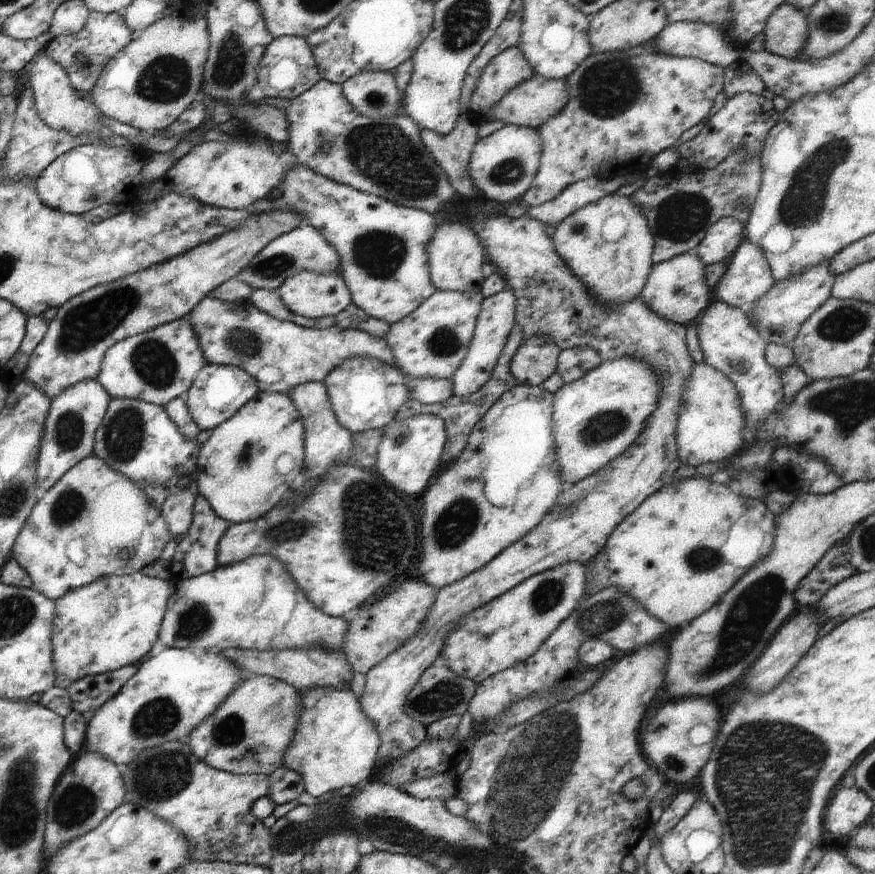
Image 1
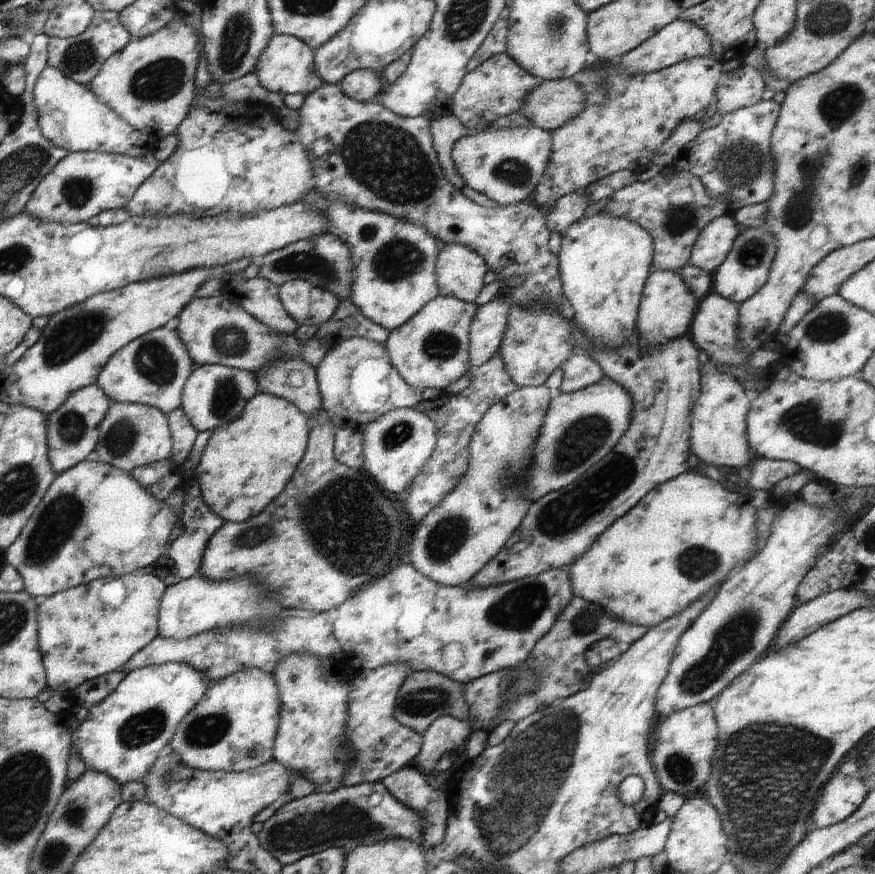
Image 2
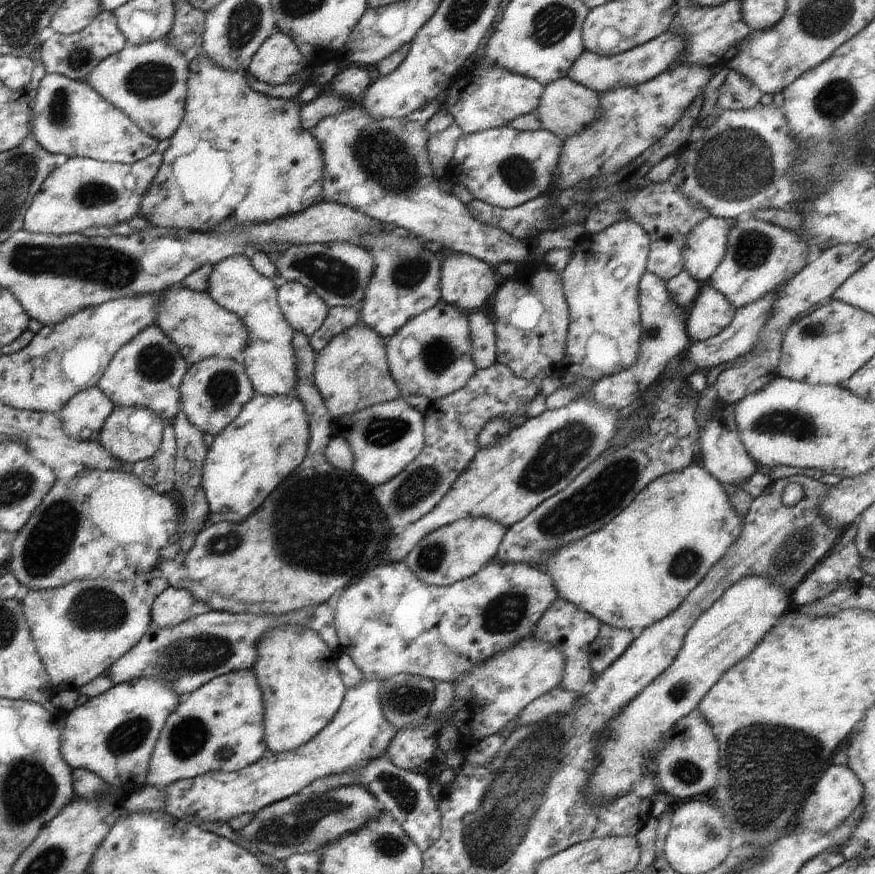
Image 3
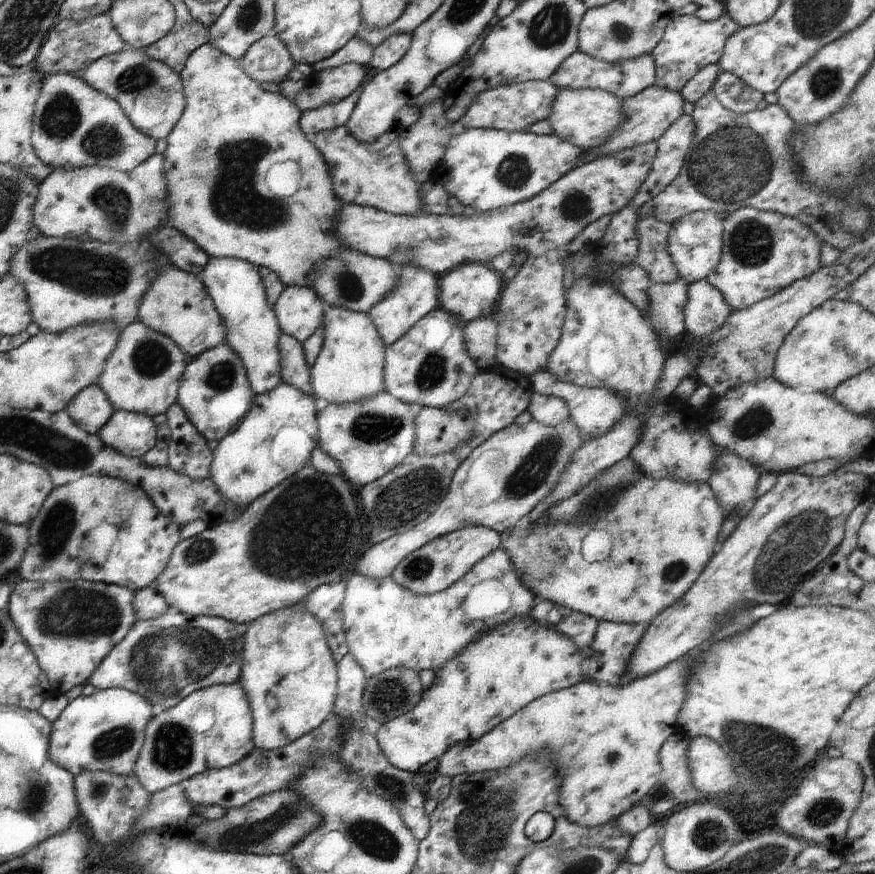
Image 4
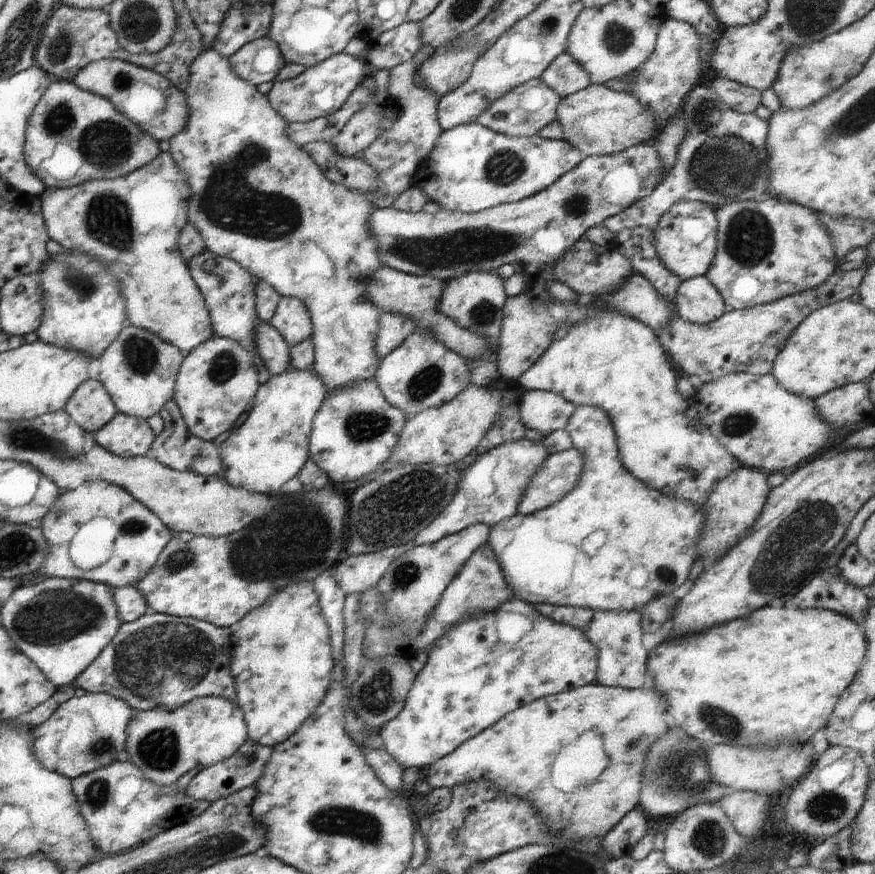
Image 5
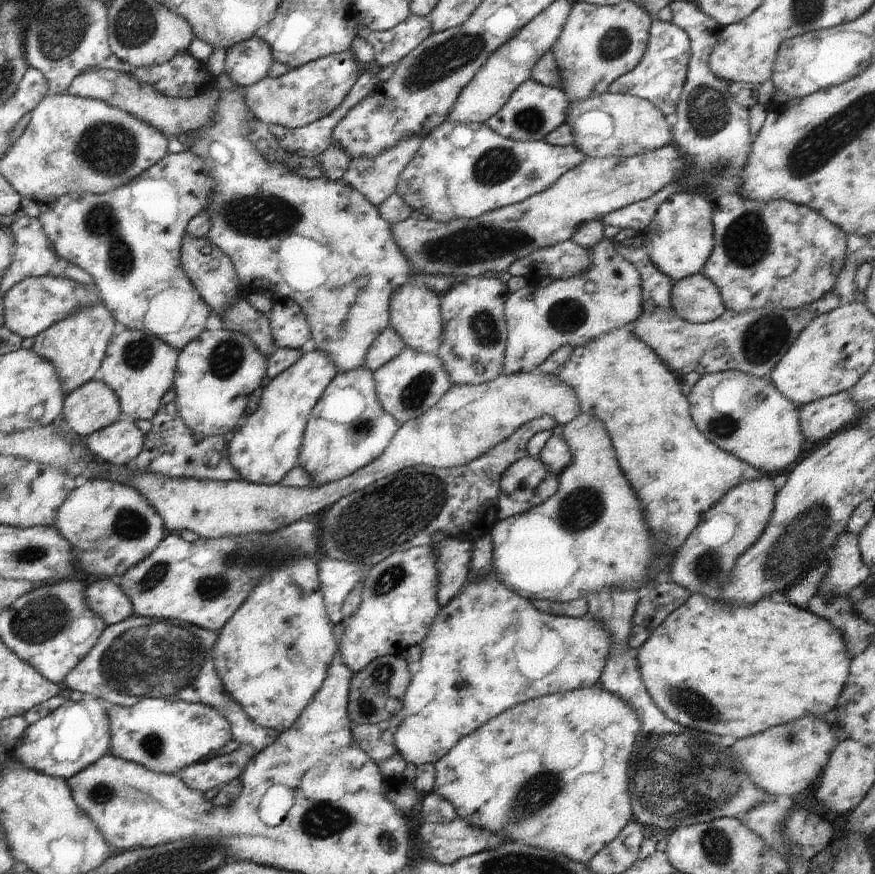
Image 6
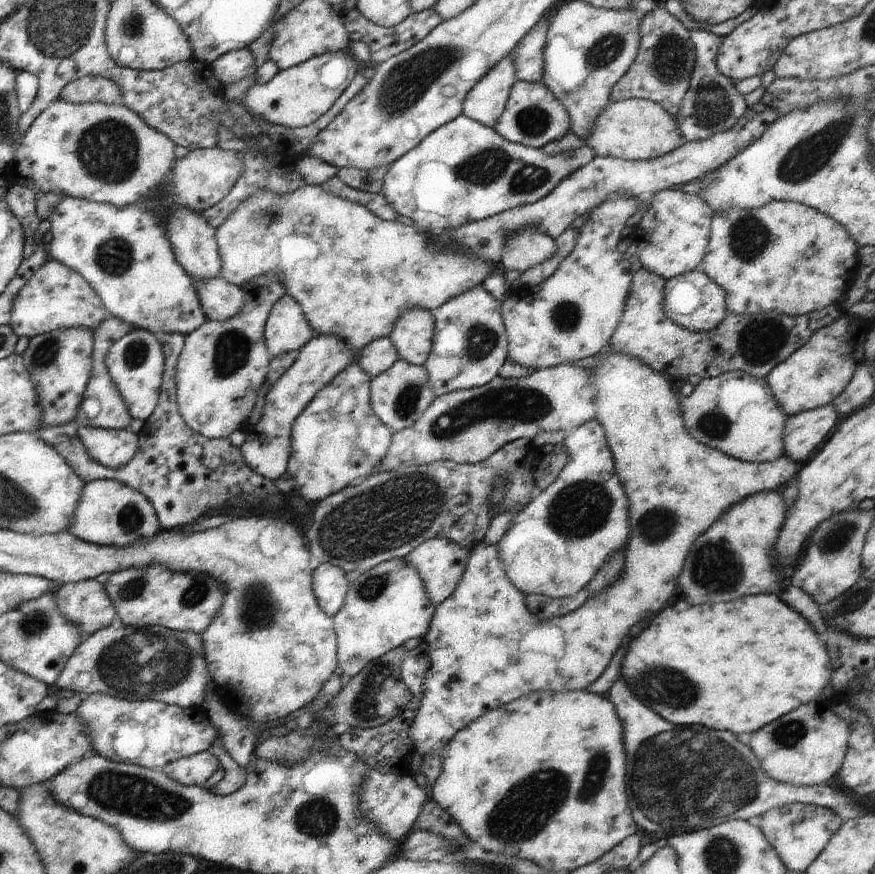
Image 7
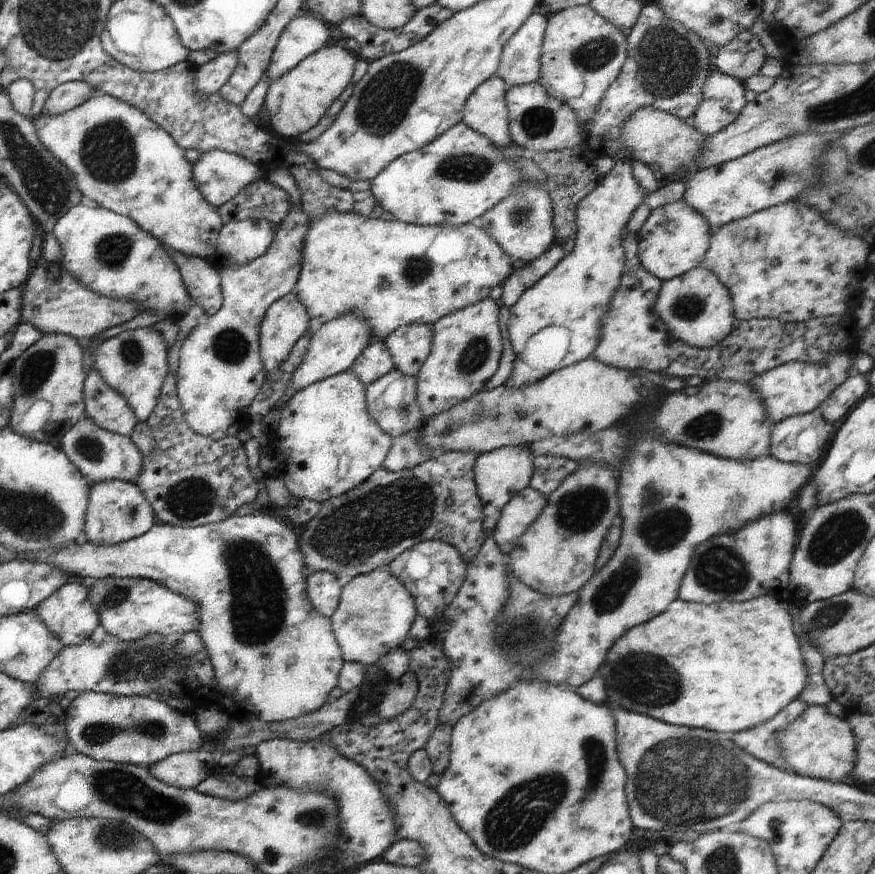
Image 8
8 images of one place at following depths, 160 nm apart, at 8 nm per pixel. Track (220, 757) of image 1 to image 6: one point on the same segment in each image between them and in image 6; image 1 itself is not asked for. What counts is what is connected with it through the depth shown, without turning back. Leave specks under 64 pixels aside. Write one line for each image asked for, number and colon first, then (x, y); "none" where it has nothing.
2: (232, 728)
3: (219, 727)
4: (212, 728)
5: (164, 744)
6: (165, 737)

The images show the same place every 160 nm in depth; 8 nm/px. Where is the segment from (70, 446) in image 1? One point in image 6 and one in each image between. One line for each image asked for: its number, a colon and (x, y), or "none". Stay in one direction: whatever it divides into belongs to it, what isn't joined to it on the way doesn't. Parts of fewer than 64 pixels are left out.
2: (72, 431)
3: (82, 418)
4: (90, 409)
5: (91, 407)
6: (92, 407)

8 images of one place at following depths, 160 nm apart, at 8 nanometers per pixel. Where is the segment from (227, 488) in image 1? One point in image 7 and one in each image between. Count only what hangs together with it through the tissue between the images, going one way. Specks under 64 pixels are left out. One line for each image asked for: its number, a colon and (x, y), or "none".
2: (247, 462)
3: (268, 440)
4: (278, 434)
5: (272, 445)
6: (266, 448)
7: (266, 450)

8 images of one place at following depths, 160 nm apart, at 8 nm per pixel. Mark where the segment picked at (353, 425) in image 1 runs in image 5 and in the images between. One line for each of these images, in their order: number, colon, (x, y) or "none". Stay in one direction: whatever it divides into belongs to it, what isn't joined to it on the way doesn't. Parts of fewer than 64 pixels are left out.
2: (357, 383)
3: (351, 373)
4: (350, 367)
5: (258, 198)

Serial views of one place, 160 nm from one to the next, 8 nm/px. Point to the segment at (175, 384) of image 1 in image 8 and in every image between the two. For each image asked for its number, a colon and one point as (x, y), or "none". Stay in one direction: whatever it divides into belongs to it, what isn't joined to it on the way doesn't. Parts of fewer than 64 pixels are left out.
2: (152, 370)
3: (148, 371)
4: (142, 375)
5: (139, 369)
6: (139, 368)
7: (136, 362)
8: (134, 363)

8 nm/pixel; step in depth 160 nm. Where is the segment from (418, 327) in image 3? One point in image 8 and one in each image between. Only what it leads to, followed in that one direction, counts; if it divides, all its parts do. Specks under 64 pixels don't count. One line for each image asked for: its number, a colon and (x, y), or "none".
4: (429, 366)
5: (421, 373)
6: (410, 384)
7: (399, 396)
8: (391, 400)

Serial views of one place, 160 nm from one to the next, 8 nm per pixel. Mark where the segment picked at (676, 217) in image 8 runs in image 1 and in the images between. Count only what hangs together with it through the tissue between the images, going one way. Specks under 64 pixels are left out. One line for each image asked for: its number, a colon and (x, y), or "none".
1: (719, 243)
2: (715, 240)
3: (706, 245)
4: (695, 243)
5: (685, 237)
6: (681, 238)
7: (678, 223)

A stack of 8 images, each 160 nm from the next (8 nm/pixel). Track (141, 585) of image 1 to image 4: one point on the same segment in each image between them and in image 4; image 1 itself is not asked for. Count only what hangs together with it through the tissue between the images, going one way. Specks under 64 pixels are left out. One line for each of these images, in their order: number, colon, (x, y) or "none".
2: (91, 629)
3: (80, 629)
4: (71, 626)

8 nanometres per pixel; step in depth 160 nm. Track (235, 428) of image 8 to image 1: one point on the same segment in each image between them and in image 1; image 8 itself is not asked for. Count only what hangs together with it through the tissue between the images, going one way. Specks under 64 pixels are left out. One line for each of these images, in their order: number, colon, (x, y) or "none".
1: (219, 391)
2: (213, 395)
3: (213, 392)
4: (214, 392)
5: (216, 381)
6: (215, 375)
7: (222, 365)

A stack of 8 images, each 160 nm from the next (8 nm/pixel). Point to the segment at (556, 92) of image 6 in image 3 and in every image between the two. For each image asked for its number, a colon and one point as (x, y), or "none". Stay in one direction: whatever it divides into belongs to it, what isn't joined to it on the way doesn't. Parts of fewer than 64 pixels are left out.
3: (490, 97)
4: (511, 107)
5: (523, 111)

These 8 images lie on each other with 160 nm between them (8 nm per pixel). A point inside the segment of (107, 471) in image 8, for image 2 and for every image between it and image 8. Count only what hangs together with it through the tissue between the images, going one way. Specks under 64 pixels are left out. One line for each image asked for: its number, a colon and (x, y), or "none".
2: (131, 435)
3: (131, 434)
4: (133, 434)
5: (125, 436)
6: (118, 444)
7: (113, 449)

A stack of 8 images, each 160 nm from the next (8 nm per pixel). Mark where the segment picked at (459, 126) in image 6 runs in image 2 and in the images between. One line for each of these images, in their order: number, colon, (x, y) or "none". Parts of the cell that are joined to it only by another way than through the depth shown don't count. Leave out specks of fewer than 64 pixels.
2: (505, 164)
3: (503, 167)
4: (486, 169)
5: (471, 168)

